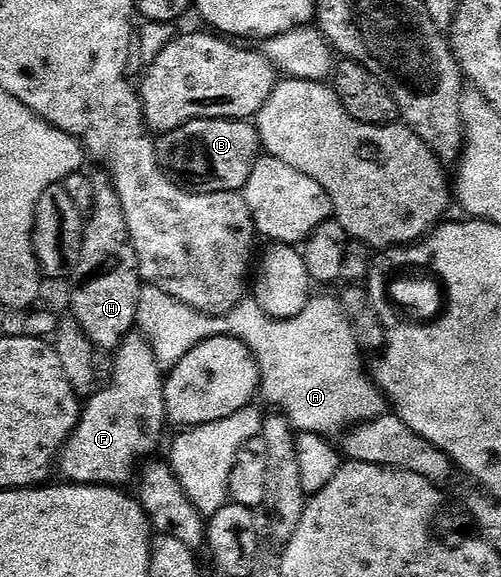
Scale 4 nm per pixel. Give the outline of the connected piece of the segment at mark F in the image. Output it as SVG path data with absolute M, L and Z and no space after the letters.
M133 332L124 339L124 343L114 351L112 363L112 379L103 383L96 393L83 403L80 423L74 428L68 443L60 452L58 474L64 477L61 479L65 483L77 486L127 487L127 482L137 477L142 463L151 459L155 455L152 453L160 446L160 437L164 434L168 417L164 399L165 367L161 366L158 356L154 354L154 348L140 332Z

